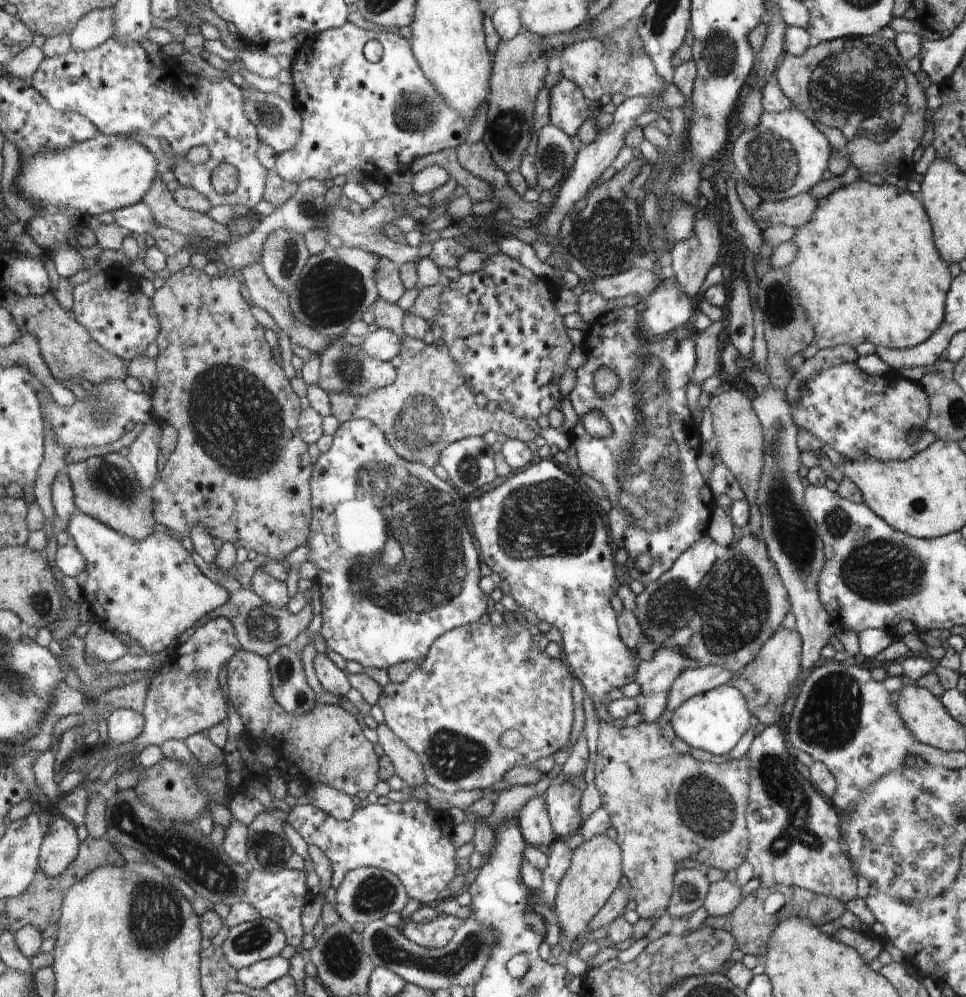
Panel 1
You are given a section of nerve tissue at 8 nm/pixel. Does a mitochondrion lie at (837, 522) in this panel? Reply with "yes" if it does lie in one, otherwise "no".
yes

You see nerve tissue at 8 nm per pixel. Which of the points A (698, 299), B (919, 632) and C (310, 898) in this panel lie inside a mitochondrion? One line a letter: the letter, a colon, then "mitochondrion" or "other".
A: other
B: other
C: other

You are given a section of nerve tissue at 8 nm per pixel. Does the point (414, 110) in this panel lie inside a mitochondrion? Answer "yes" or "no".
yes

